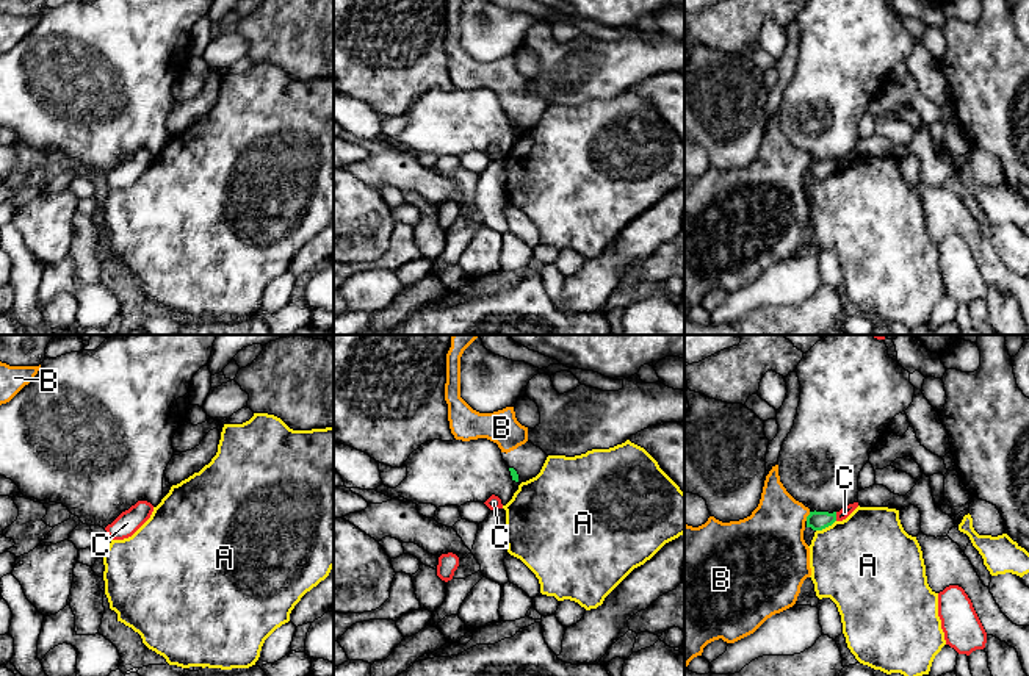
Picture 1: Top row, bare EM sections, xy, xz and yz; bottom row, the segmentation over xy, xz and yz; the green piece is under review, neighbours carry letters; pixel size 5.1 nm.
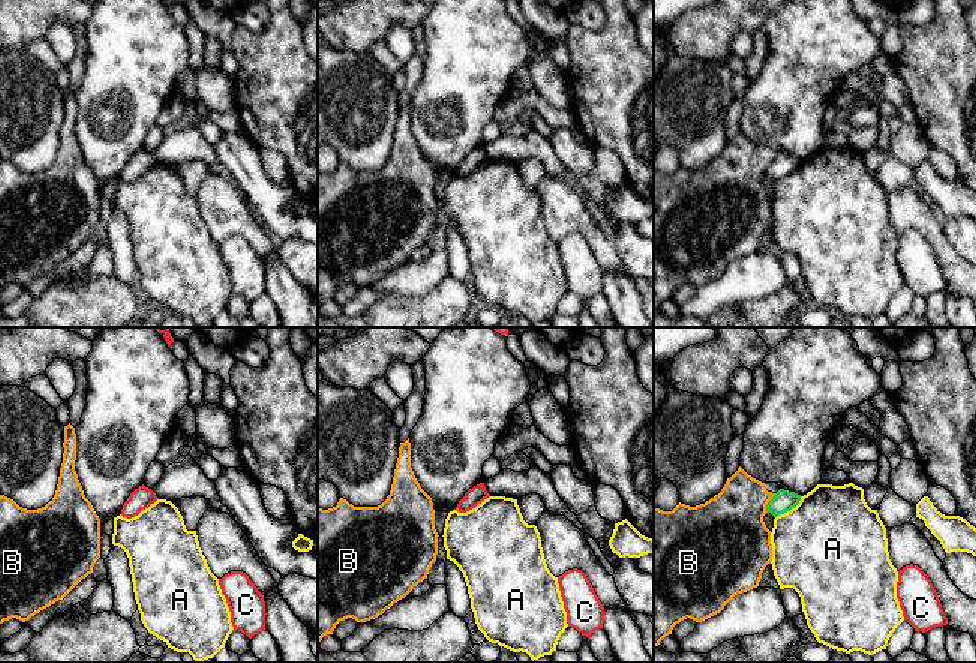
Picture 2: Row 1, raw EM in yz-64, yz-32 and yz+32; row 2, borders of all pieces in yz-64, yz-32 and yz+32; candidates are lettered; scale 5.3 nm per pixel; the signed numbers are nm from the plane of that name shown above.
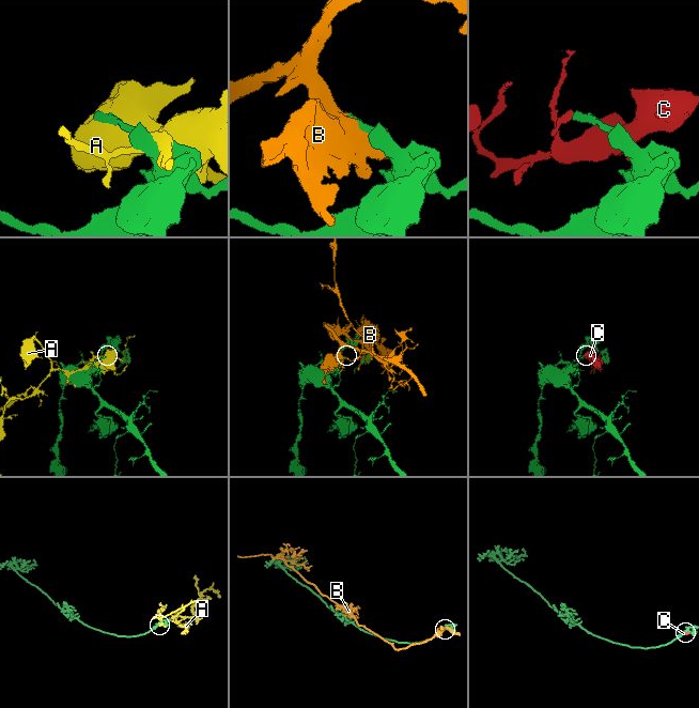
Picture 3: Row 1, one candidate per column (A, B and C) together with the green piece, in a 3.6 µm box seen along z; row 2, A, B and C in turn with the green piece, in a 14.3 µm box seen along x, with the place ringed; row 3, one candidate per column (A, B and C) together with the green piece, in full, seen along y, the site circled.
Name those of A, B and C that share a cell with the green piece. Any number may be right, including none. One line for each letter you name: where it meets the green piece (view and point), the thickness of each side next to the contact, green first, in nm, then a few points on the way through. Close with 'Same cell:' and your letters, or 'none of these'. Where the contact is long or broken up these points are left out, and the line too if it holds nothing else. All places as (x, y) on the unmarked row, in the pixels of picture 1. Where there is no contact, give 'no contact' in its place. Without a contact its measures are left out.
Same cell: none of these

